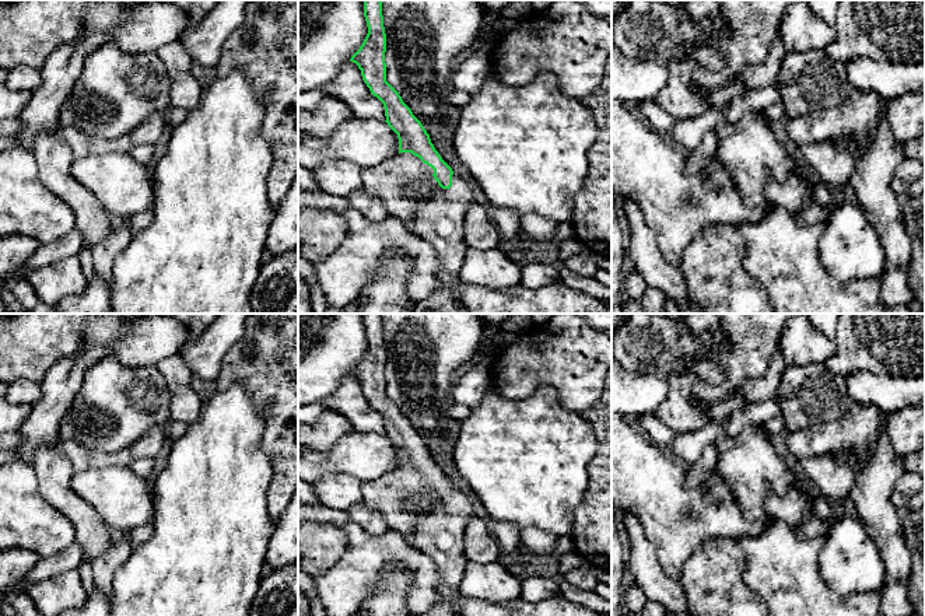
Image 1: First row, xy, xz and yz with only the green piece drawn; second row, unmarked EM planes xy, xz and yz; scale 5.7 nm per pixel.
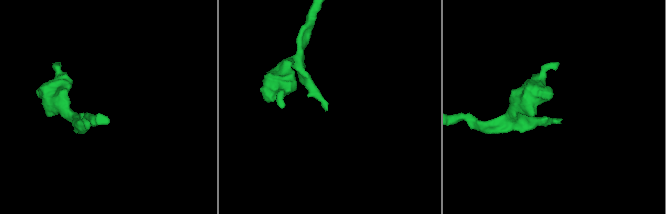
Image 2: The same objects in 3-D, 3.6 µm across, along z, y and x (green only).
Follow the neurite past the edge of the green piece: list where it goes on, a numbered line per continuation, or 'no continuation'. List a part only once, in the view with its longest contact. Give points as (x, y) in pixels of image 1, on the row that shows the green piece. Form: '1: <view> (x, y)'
1: xz (438, 219)

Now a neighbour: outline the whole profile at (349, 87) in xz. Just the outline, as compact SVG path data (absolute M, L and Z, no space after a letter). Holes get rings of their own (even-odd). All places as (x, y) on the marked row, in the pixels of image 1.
M353 62L346 63L337 77L320 88L325 95L344 102L357 119L386 120L383 104L371 94L361 70Z

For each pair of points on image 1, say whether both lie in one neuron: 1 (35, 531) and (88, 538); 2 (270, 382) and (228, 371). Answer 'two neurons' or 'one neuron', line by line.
1: two neurons
2: one neuron

